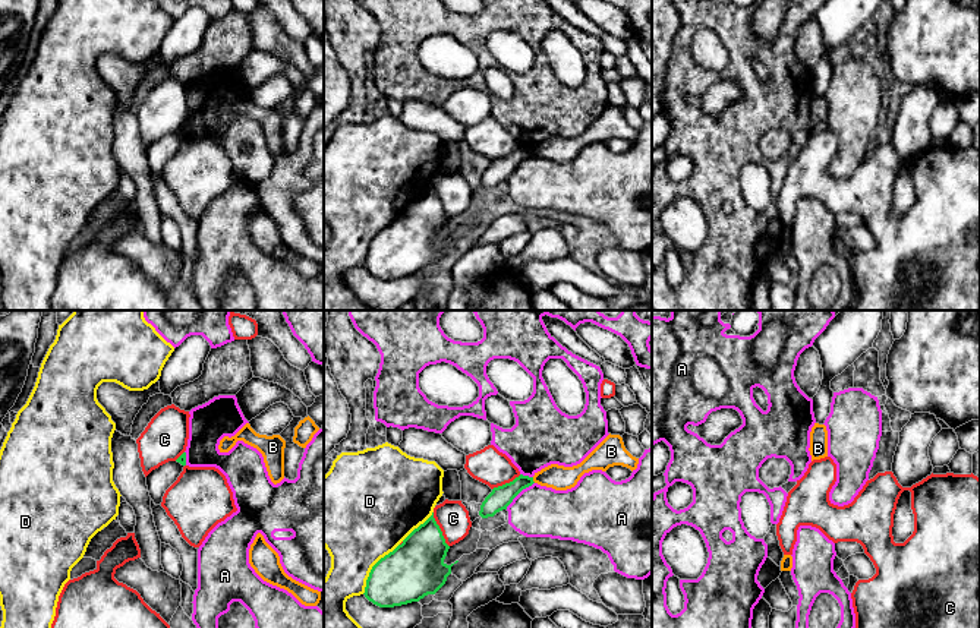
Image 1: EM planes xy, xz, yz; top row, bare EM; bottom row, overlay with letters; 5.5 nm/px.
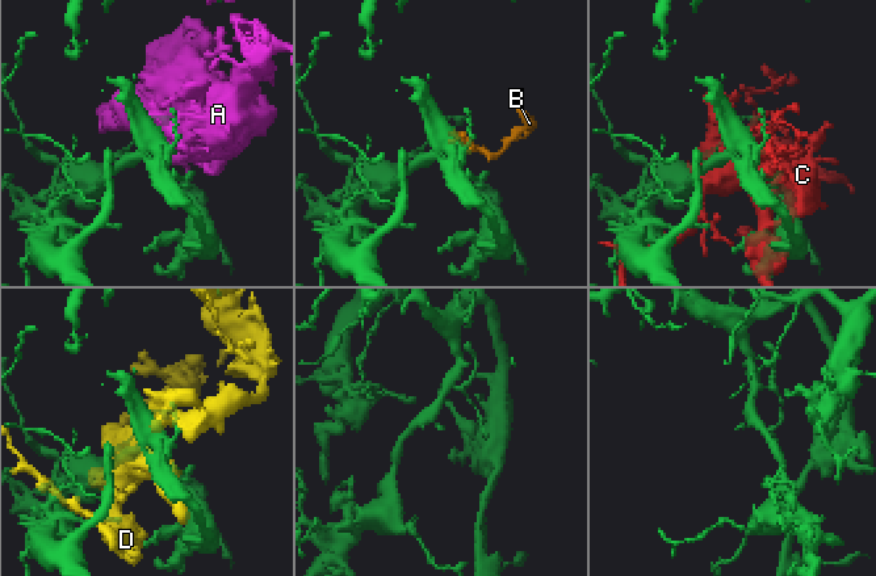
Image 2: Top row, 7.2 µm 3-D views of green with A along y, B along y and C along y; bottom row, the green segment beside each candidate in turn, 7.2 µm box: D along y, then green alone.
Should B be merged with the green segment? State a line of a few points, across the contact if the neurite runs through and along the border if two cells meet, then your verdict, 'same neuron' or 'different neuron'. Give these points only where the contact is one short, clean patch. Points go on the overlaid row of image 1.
line xz (532, 477), (535, 482); different neuron

